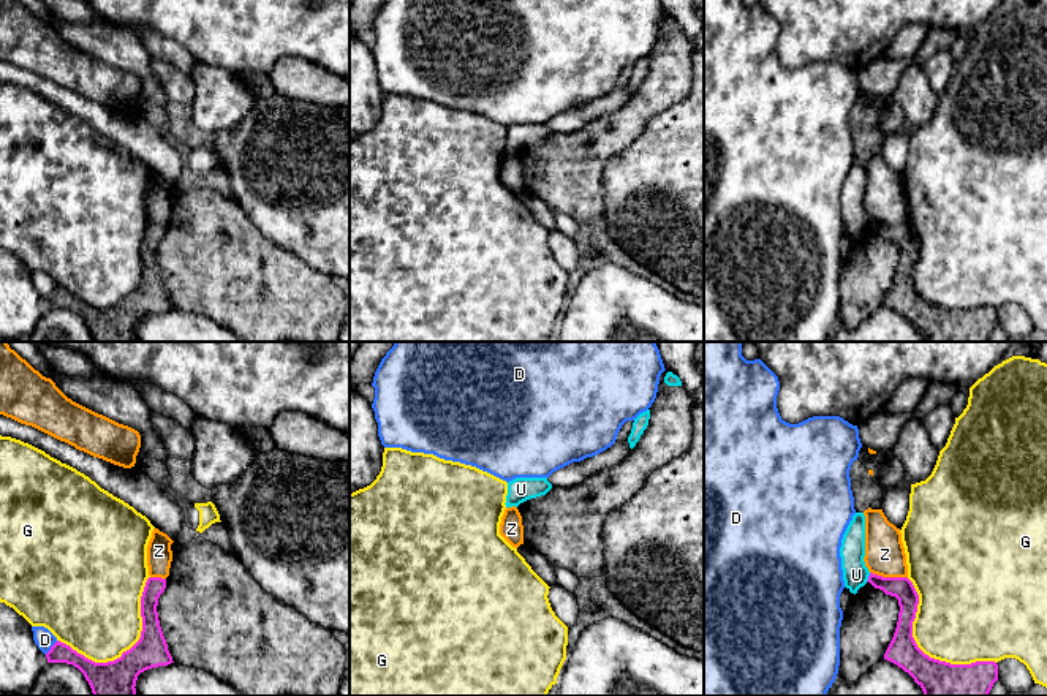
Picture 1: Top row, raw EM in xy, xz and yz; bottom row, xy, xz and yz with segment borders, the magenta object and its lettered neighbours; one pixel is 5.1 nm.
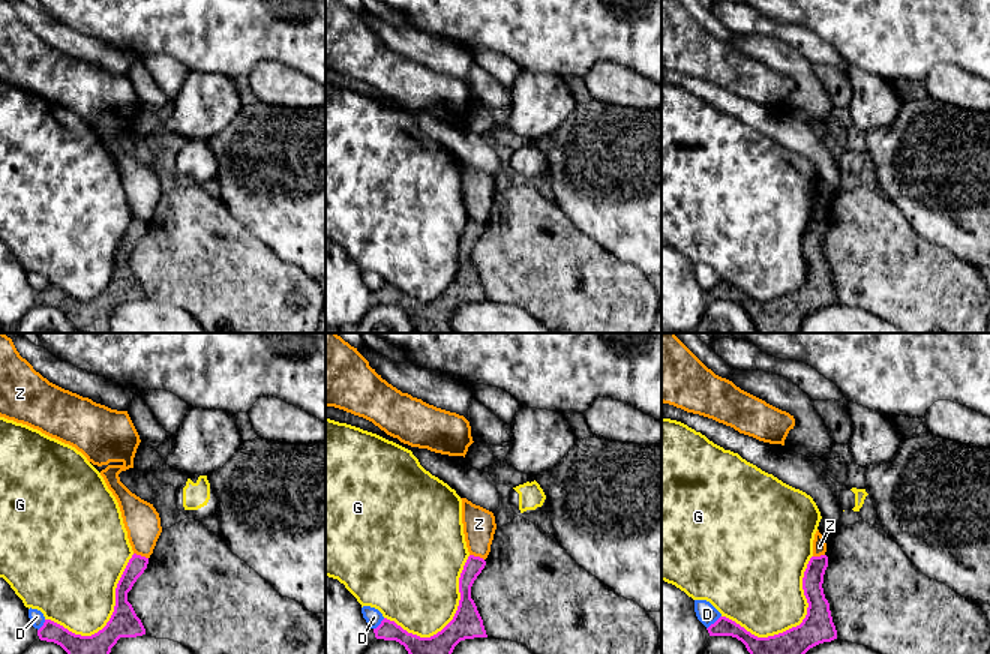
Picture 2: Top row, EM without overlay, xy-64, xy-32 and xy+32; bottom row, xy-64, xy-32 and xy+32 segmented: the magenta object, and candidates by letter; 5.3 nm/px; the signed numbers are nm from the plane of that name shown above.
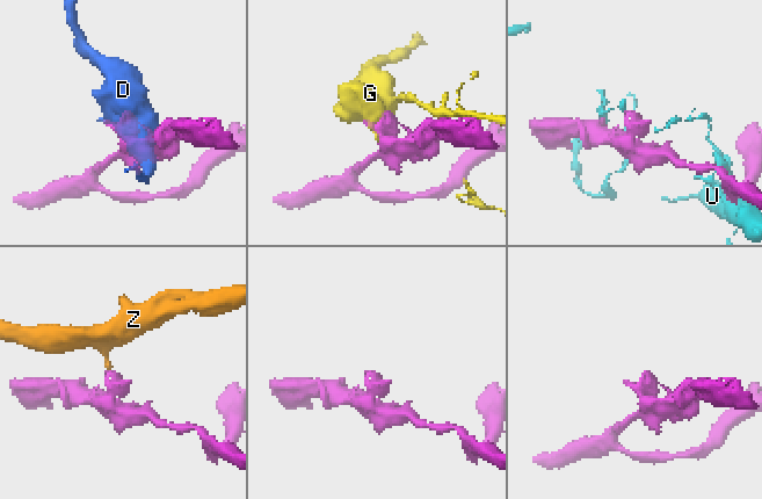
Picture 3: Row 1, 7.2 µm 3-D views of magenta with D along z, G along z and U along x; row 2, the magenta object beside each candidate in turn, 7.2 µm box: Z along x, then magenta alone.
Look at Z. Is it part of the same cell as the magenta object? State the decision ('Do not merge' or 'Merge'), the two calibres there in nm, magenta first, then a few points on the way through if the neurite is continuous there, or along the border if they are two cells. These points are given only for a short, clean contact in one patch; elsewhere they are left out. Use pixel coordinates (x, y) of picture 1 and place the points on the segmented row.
Do not merge. Thickness 110 nm (magenta) against 200 nm. Boundary: yz (870, 571), (880, 576), (907, 578)

